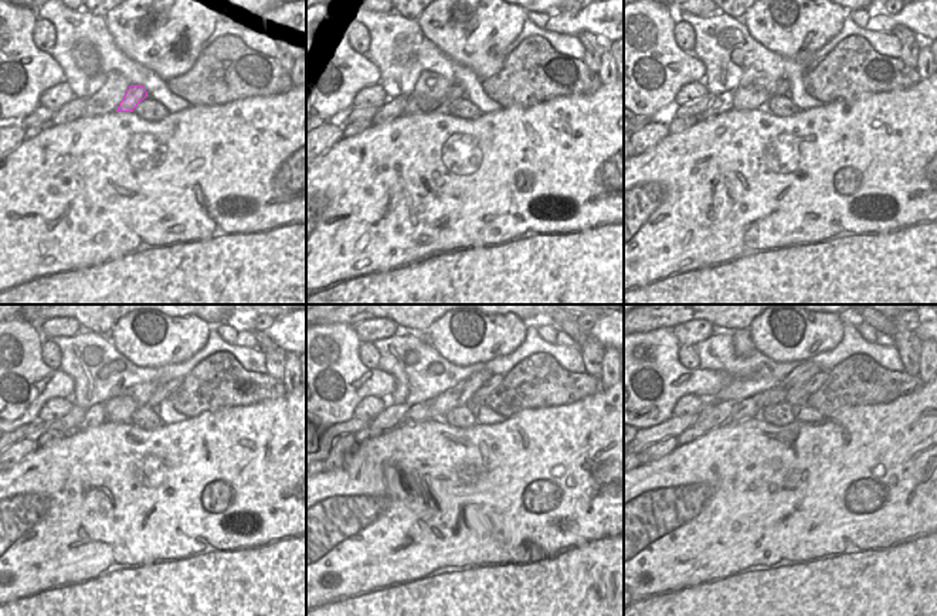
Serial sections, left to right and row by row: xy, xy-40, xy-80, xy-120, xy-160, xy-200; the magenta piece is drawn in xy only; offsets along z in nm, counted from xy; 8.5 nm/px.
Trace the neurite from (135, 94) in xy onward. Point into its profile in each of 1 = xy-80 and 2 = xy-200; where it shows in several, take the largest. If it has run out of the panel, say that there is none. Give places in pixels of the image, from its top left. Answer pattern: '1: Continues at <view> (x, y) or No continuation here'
1: Continues at xy-80 (781, 87)
2: Continues at xy-200 (812, 384)

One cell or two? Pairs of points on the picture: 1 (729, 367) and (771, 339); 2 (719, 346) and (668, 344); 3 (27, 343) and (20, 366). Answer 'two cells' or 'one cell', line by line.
1: two cells
2: two cells
3: one cell

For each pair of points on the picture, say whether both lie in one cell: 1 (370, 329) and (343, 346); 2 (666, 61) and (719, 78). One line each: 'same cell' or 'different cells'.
1: different cells
2: different cells

